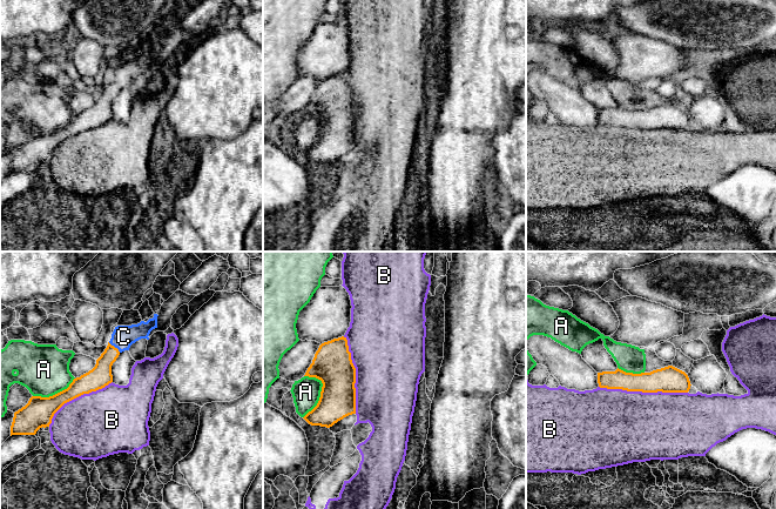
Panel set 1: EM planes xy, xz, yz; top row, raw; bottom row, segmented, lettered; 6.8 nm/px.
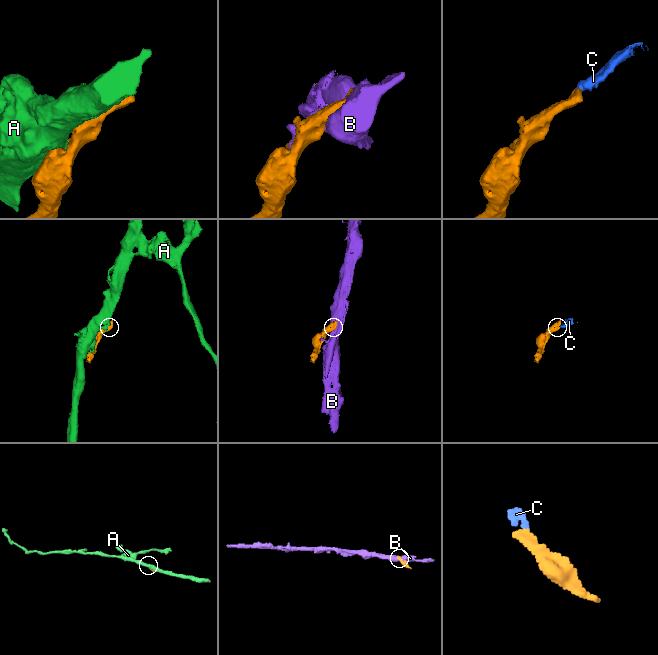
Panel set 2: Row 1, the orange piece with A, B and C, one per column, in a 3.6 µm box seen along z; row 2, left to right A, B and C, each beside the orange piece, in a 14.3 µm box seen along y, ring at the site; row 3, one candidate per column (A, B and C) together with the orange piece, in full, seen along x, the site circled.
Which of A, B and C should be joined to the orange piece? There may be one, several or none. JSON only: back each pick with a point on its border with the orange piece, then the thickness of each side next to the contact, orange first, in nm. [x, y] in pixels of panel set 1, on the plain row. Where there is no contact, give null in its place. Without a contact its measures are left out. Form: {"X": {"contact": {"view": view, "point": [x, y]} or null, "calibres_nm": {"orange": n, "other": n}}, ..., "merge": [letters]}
{"C": {"contact": {"view": "xy", "point": [113, 82]}, "calibres_nm": {"orange": 150, "other": 160}}, "merge": ["C"]}

